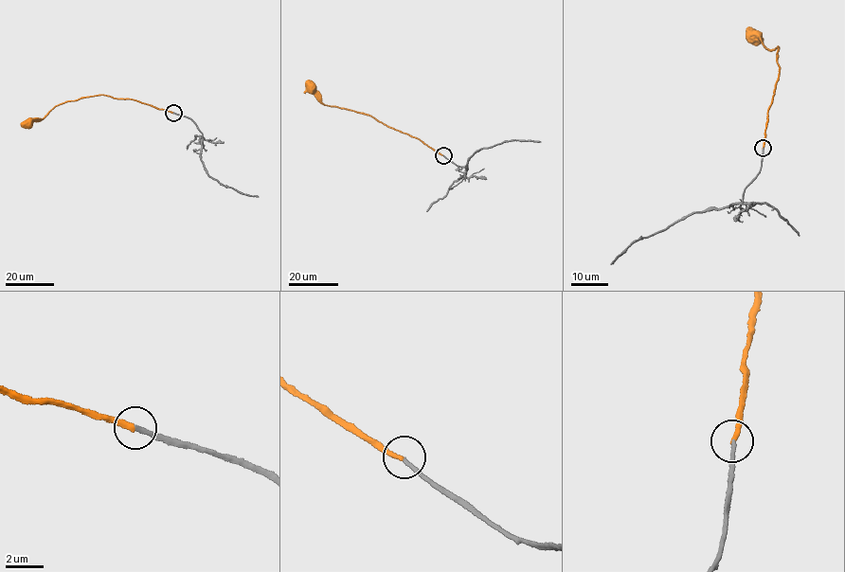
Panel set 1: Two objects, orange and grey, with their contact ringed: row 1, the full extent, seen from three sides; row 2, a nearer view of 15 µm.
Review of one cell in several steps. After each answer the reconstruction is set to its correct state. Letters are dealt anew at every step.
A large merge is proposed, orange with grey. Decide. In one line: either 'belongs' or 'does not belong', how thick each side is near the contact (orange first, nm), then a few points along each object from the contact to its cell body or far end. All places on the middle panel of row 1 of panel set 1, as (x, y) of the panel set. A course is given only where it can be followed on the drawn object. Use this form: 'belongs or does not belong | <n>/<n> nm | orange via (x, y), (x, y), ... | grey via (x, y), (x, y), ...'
belongs | 280/220 nm | orange via (443, 155), (420, 139), (388, 127), (370, 116), (321, 101), (312, 87) | grey via (443, 155), (455, 164), (466, 168), (466, 171), (468, 157), (482, 149), (508, 141), (541, 141)

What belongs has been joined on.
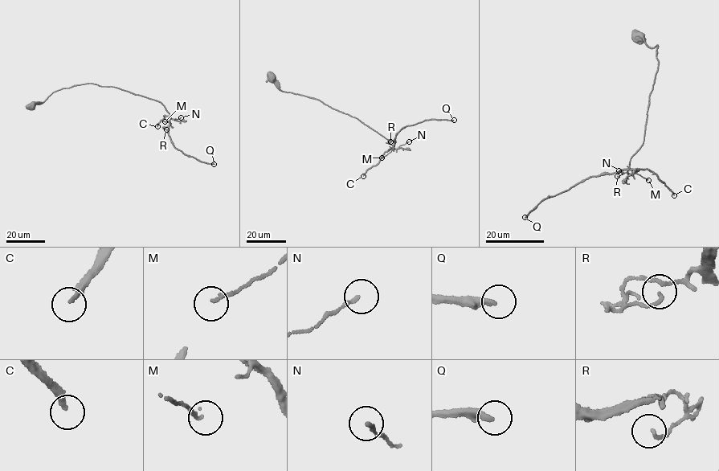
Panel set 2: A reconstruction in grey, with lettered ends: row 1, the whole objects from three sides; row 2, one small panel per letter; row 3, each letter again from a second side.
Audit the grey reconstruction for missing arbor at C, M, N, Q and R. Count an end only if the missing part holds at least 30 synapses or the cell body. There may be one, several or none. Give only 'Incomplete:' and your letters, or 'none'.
Incomplete: C, Q

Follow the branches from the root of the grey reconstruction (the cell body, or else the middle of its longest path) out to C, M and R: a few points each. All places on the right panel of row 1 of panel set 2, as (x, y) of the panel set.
C: (637, 37), (648, 47), (657, 45), (658, 65), (644, 140), (629, 168), (653, 173), (674, 195)
M: (637, 37), (648, 47), (658, 47), (657, 70), (649, 94), (644, 140), (630, 161), (629, 168), (648, 180)
R: (637, 37), (648, 47), (657, 46), (657, 70), (644, 140), (629, 169), (617, 171), (621, 173), (617, 176)

